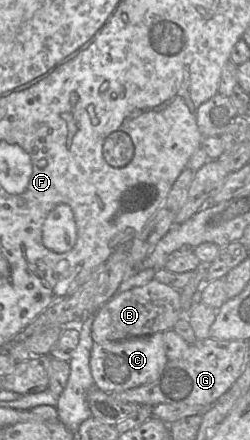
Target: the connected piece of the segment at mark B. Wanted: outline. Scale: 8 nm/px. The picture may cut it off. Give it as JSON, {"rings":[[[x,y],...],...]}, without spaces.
{"rings":[[[153,279],[143,286],[115,294],[103,304],[95,314],[91,336],[98,344],[149,336],[157,332],[173,330],[175,323],[183,315],[180,290]]]}

